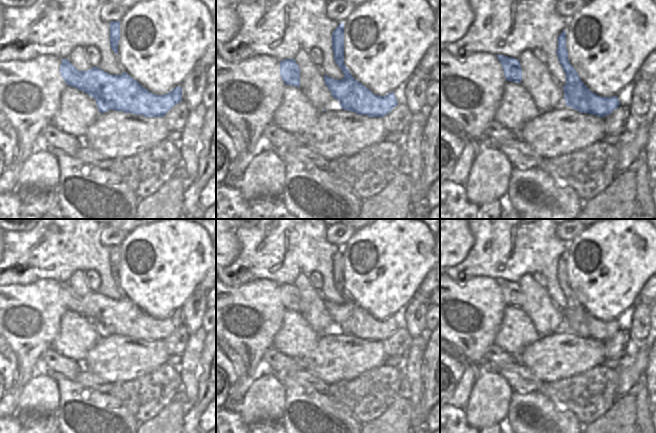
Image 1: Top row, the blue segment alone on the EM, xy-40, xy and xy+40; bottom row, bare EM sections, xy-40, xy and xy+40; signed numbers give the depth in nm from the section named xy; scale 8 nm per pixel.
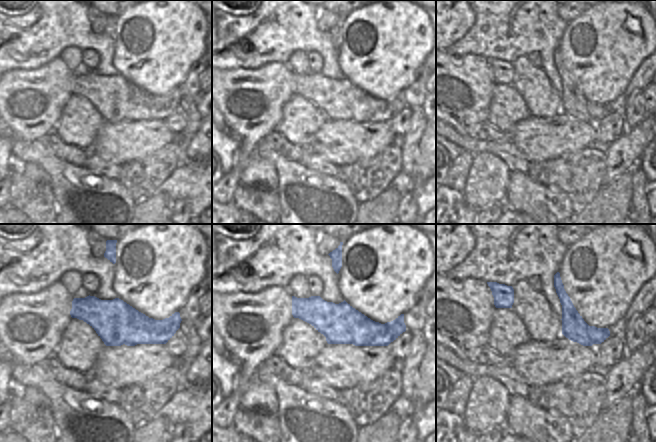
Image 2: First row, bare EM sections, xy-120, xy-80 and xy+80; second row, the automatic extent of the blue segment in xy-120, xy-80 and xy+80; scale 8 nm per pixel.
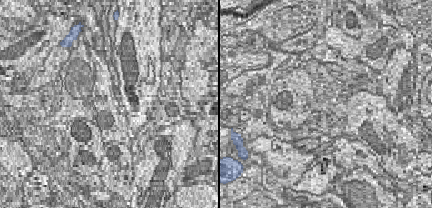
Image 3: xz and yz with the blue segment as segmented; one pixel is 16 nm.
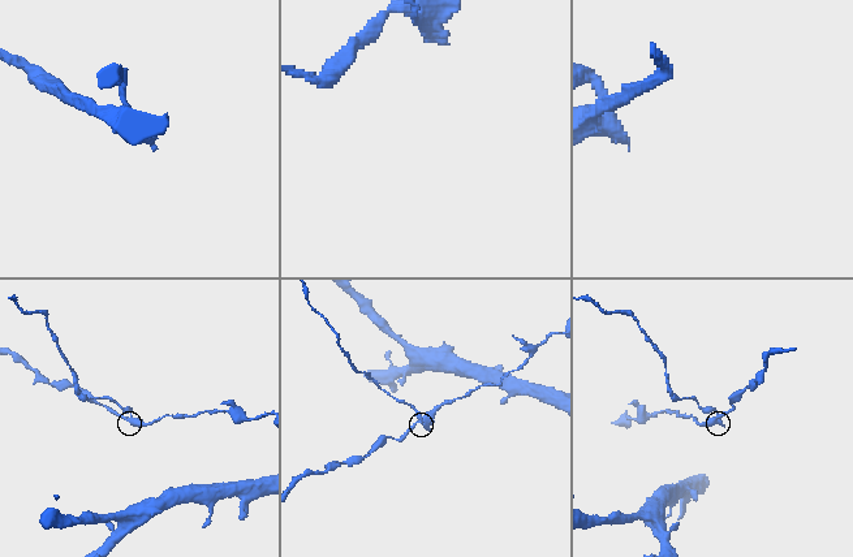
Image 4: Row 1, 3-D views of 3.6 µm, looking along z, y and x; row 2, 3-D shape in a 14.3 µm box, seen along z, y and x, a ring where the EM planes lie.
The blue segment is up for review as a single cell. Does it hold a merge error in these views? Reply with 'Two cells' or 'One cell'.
Two cells

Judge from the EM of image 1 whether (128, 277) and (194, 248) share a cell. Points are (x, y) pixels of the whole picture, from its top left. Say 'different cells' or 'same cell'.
same cell

